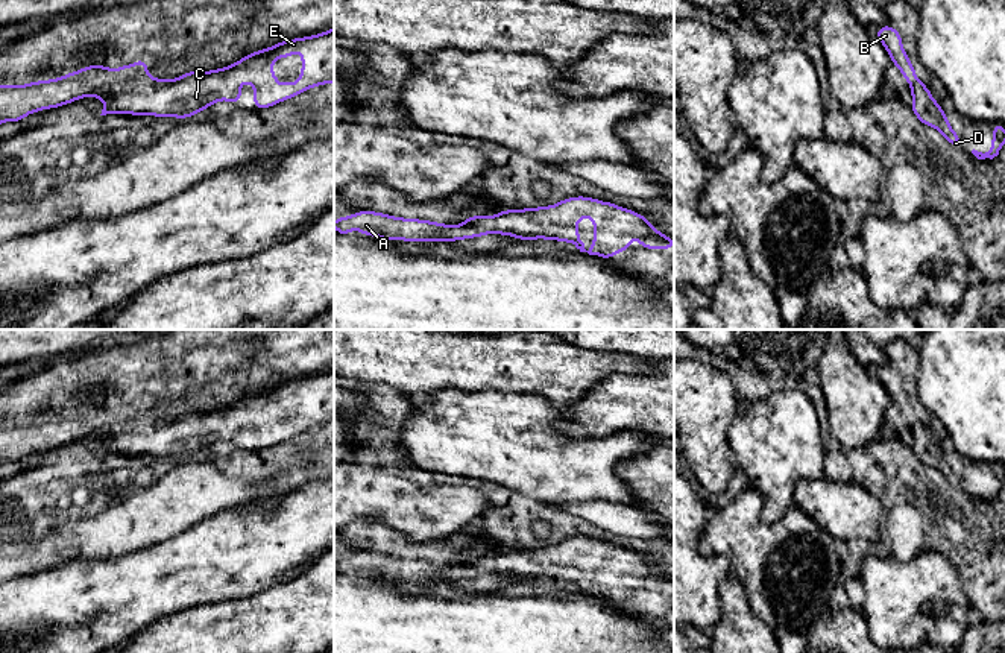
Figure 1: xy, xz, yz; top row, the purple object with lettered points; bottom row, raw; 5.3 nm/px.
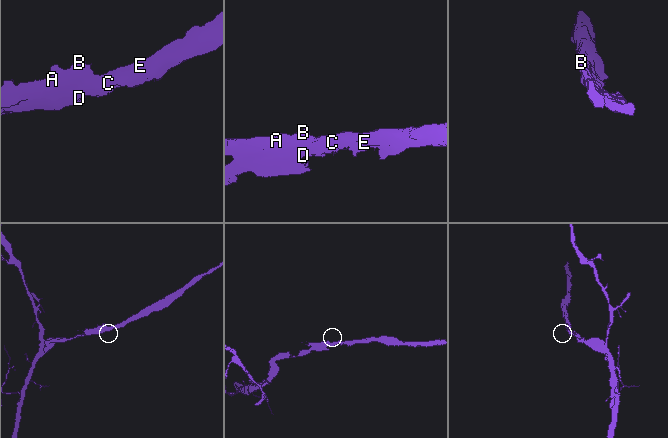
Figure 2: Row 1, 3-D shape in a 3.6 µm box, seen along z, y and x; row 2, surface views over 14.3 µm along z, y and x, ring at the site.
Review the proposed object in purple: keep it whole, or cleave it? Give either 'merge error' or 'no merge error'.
merge error

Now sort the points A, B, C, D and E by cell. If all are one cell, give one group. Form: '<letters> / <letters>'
A B / C D E

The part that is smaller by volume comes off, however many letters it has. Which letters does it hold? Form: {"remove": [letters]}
{"remove": ["A", "B"]}

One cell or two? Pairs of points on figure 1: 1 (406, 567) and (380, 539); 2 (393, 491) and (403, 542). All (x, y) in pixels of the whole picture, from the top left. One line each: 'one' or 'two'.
1: one
2: two

